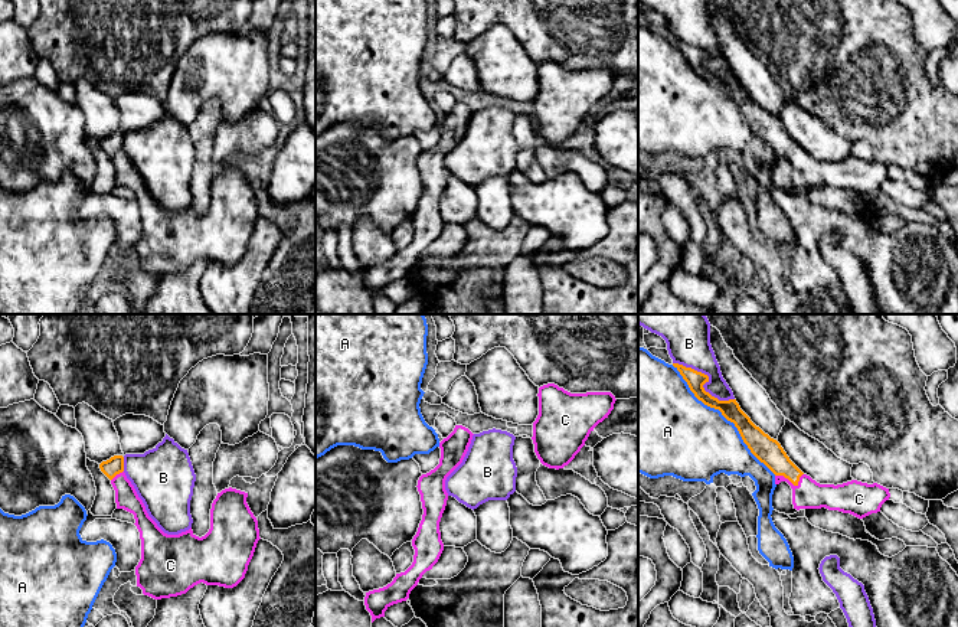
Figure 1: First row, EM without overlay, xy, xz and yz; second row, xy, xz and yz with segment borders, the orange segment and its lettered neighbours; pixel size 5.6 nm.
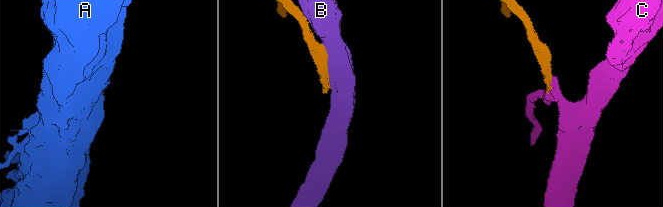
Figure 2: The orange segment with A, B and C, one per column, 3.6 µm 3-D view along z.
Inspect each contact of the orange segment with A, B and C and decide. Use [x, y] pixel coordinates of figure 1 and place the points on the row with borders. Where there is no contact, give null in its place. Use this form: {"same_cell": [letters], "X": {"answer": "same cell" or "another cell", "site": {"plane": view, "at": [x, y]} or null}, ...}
{"same_cell": ["C"], "A": {"answer": "another cell", "site": {"plane": "yz", "at": [725, 417]}}, "B": {"answer": "another cell", "site": {"plane": "yz", "at": [708, 381]}}, "C": {"answer": "same cell", "site": {"plane": "yz", "at": [791, 482]}}}

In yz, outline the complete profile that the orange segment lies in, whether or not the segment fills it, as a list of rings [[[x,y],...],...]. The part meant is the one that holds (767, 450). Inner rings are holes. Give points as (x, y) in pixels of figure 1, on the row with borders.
[[[679,363],[673,366],[699,401],[719,409],[728,421],[735,424],[751,453],[775,474],[775,484],[787,481],[791,486],[794,509],[825,507],[863,519],[880,512],[882,504],[889,500],[889,489],[877,483],[867,484],[857,480],[837,486],[817,483],[789,460],[776,440],[751,421],[736,399],[719,401],[706,392],[703,385],[709,382],[707,375]]]

